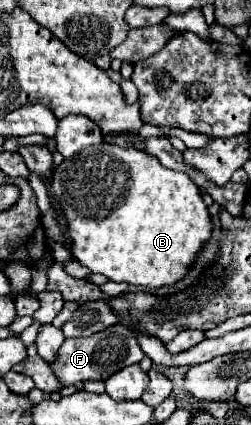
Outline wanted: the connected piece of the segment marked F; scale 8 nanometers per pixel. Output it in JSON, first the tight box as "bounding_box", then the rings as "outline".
{"bounding_box":[53,324,143,386],"outline":[[[121,324],[109,326],[103,332],[97,332],[87,338],[67,338],[63,346],[59,348],[57,360],[53,362],[53,372],[61,380],[61,384],[71,386],[77,382],[87,382],[87,380],[107,380],[115,372],[123,370],[125,366],[139,364],[143,358],[143,350],[137,344],[135,334],[129,328],[123,328]]]}

